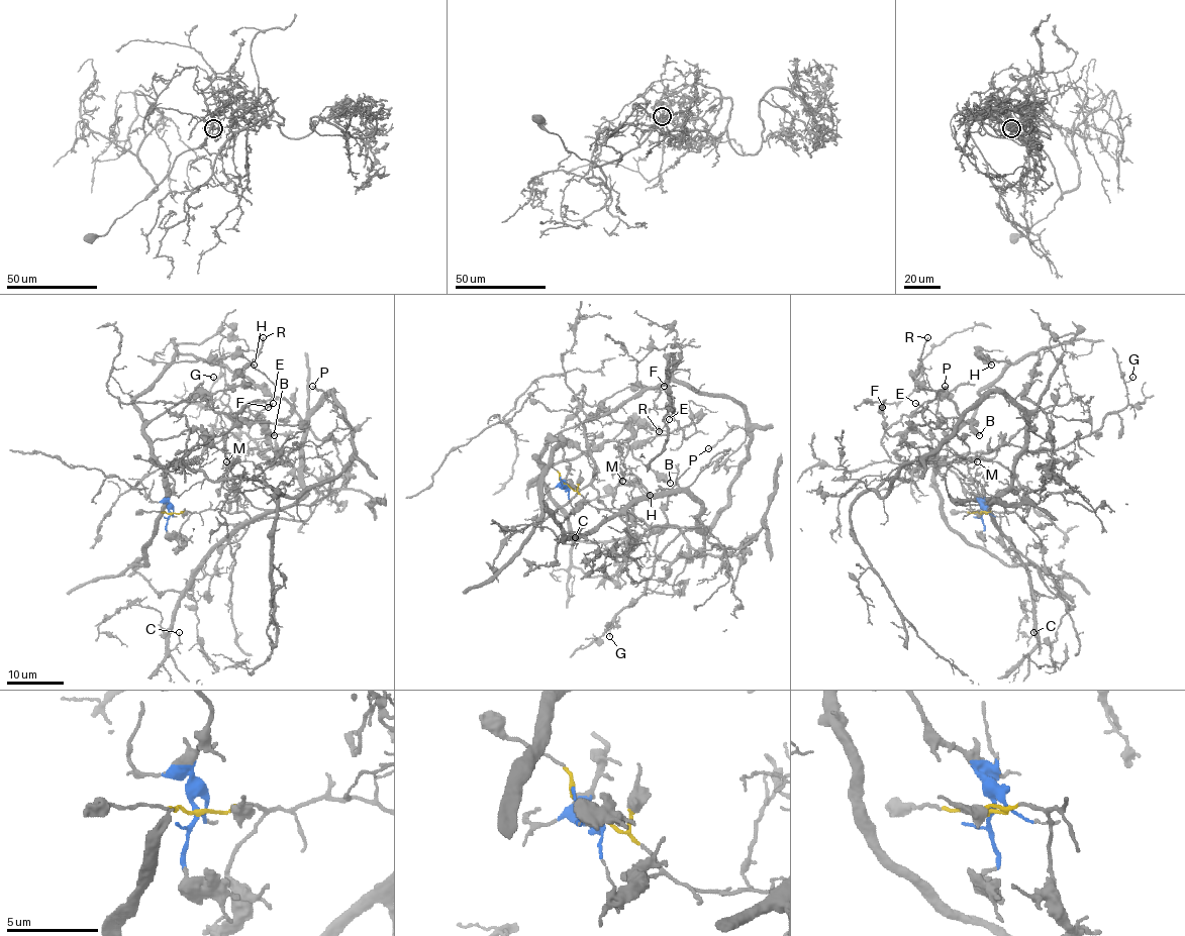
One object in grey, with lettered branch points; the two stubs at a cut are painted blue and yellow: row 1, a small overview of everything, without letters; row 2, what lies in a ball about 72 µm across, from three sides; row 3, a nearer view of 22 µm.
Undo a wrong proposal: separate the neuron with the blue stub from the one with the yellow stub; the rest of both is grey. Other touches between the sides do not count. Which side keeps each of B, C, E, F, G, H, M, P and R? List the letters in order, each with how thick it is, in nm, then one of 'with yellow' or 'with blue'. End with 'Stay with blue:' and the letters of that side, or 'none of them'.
B: 280 nm thick; with blue
C: 140 nm thick; with yellow
E: 130 nm thick; with blue
F: 120 nm thick; with blue
G: 110 nm thick; with yellow
H: 130 nm thick; with blue
M: 120 nm thick; with yellow
P: 180 nm thick; with yellow
R: 200 nm thick; with blue
Stay with blue: B, E, F, H, R

